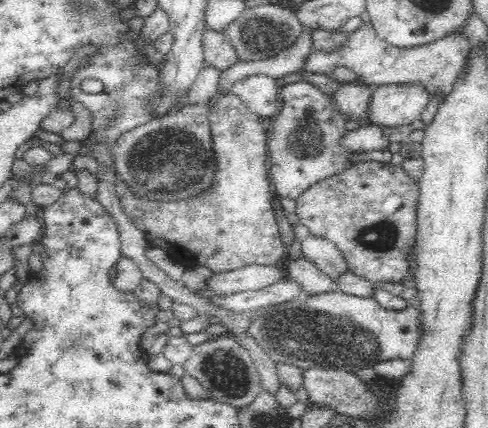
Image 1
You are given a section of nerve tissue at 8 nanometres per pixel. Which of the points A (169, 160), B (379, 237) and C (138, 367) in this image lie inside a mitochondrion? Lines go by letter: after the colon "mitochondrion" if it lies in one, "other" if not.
A: mitochondrion
B: mitochondrion
C: other

